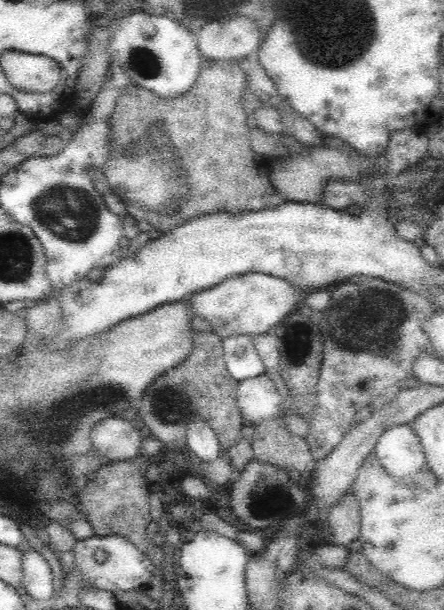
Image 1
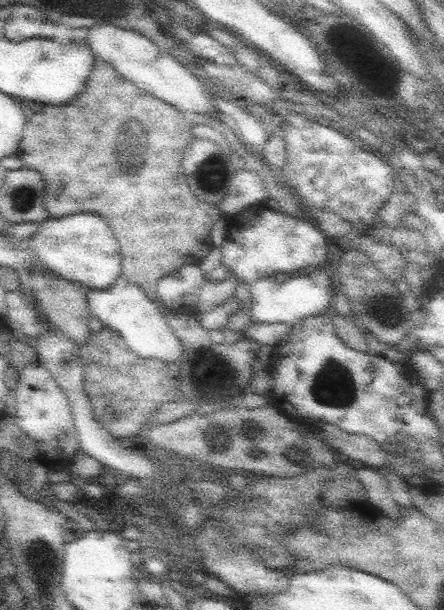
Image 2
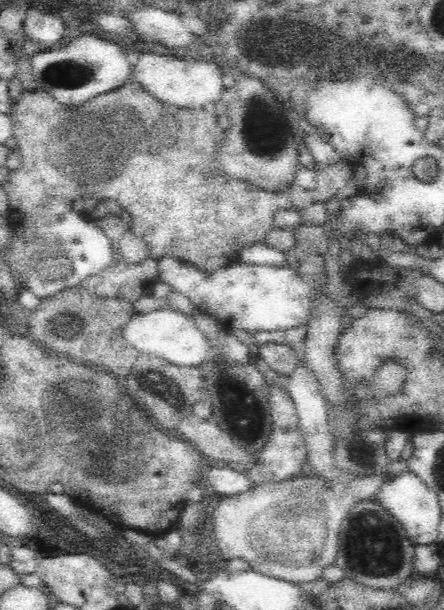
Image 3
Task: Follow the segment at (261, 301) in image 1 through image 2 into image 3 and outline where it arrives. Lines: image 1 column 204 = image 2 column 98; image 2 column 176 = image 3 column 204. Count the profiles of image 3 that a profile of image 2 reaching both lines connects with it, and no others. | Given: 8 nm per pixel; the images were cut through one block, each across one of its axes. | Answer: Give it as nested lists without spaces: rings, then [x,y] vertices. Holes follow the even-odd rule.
[[[164,306],[160,310],[148,312],[148,314],[136,312],[136,316],[124,328],[124,340],[138,354],[154,354],[154,356],[160,356],[178,366],[200,366],[212,356],[212,348],[214,348],[214,344],[210,344],[206,340],[206,336],[202,332],[198,332],[198,326],[196,326],[192,314],[176,312],[170,306]]]

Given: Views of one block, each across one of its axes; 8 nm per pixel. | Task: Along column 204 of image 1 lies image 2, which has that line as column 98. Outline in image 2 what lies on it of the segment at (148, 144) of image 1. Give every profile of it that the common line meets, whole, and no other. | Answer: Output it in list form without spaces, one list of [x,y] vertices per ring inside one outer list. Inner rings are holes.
[[[97,58],[87,86],[79,96],[71,98],[65,106],[45,104],[41,112],[27,120],[17,150],[23,168],[41,172],[45,180],[45,208],[51,214],[49,218],[63,218],[75,212],[99,214],[119,240],[121,276],[143,288],[163,316],[167,308],[155,294],[155,284],[185,264],[199,266],[213,246],[213,224],[221,218],[217,206],[195,196],[181,170],[181,158],[195,140],[195,136],[191,136],[193,124],[195,122],[187,114],[177,112],[177,108],[165,104],[165,100],[141,92],[109,62]]]

